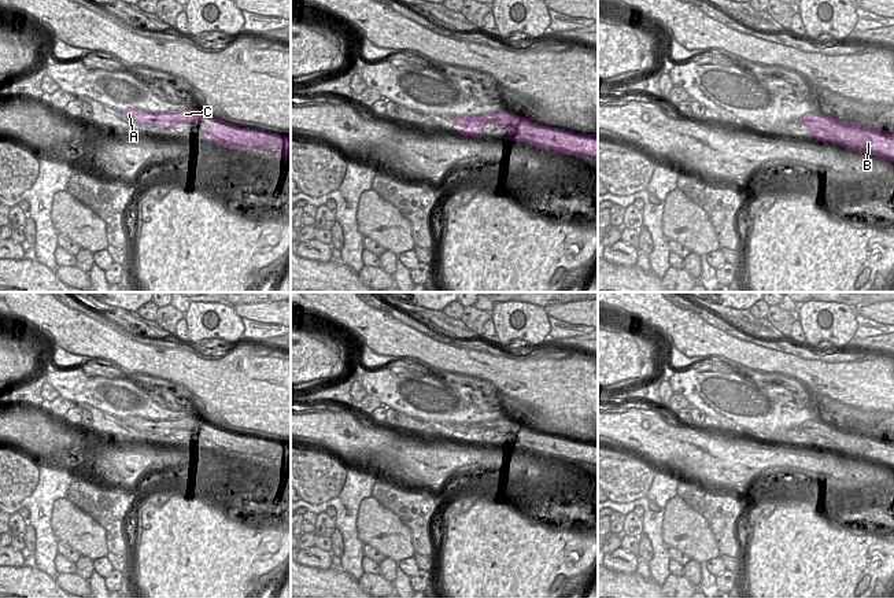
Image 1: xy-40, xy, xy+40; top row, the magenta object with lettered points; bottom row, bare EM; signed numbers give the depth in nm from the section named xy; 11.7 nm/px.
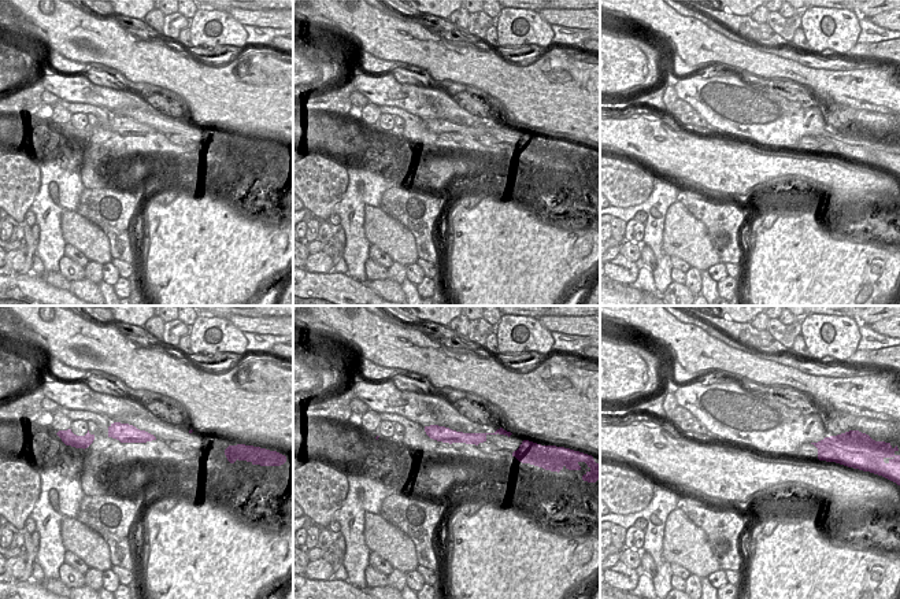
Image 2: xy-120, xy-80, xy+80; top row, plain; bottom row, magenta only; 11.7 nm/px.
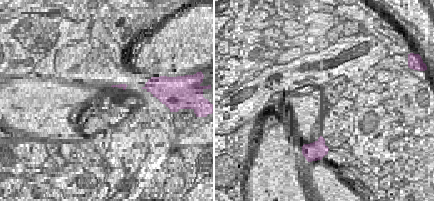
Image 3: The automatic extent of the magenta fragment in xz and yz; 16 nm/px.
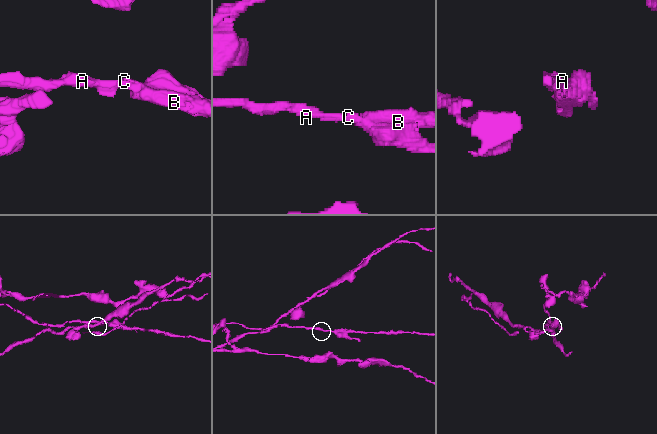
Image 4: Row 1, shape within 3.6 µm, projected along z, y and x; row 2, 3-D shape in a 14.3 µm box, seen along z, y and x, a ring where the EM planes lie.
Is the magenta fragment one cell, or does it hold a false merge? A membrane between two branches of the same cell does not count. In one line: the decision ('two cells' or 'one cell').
two cells

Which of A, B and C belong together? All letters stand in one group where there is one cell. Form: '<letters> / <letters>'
A C / B

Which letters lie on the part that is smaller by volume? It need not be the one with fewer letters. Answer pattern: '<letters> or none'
B

